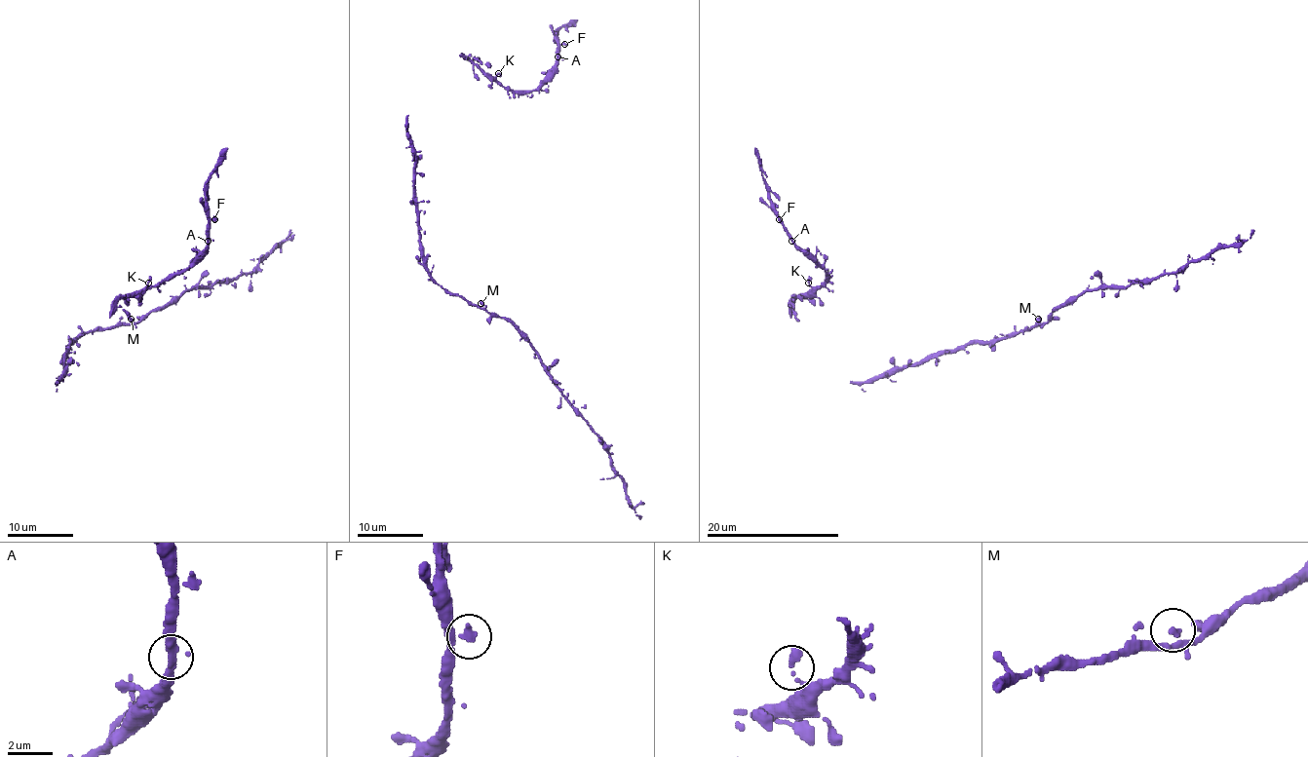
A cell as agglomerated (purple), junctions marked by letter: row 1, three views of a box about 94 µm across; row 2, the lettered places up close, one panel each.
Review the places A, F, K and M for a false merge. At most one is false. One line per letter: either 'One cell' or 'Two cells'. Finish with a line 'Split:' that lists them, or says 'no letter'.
A: One cell
F: One cell
K: One cell
M: One cell
Split: no letter

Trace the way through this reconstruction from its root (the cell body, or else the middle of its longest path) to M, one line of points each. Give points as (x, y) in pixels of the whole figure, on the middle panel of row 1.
M: (415, 198), (420, 255), (425, 270), (448, 291), (458, 293), (483, 308), (481, 303)

